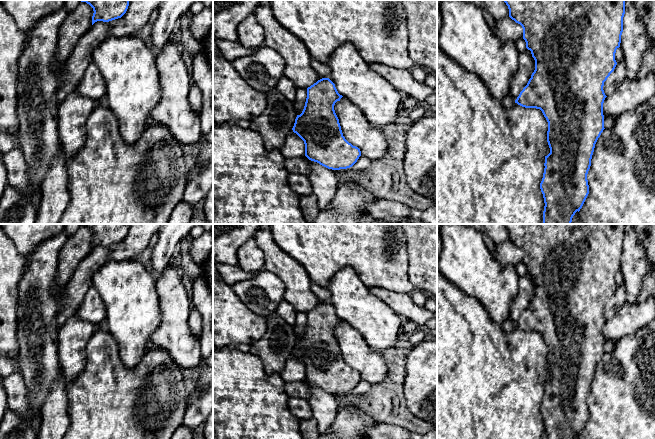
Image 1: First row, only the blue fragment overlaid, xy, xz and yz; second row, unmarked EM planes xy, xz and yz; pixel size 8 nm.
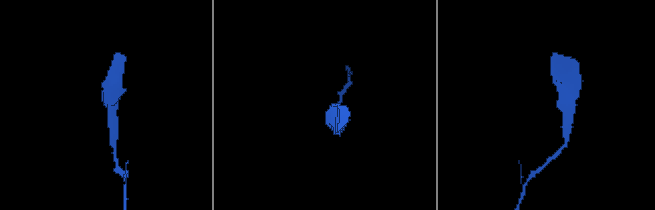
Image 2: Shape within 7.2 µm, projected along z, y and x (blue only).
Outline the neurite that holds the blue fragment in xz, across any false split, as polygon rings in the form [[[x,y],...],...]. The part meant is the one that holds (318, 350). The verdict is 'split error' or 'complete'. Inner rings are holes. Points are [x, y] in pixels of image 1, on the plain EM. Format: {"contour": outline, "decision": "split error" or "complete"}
{"contour": [[[329,302],[318,304],[307,312],[304,333],[300,339],[297,339],[292,352],[293,356],[304,365],[305,380],[332,394],[350,392],[361,380],[360,373],[349,367],[343,360],[339,343],[334,334],[335,327],[342,321]]], "decision": "complete"}

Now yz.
{"contour": [[[504,224],[509,241],[523,252],[526,272],[535,284],[535,294],[515,327],[525,332],[540,333],[548,346],[547,366],[550,377],[545,380],[540,413],[544,422],[543,439],[575,439],[588,418],[587,398],[595,368],[603,356],[603,327],[607,321],[604,306],[614,295],[616,274],[623,256],[625,224]]], "decision": "complete"}

